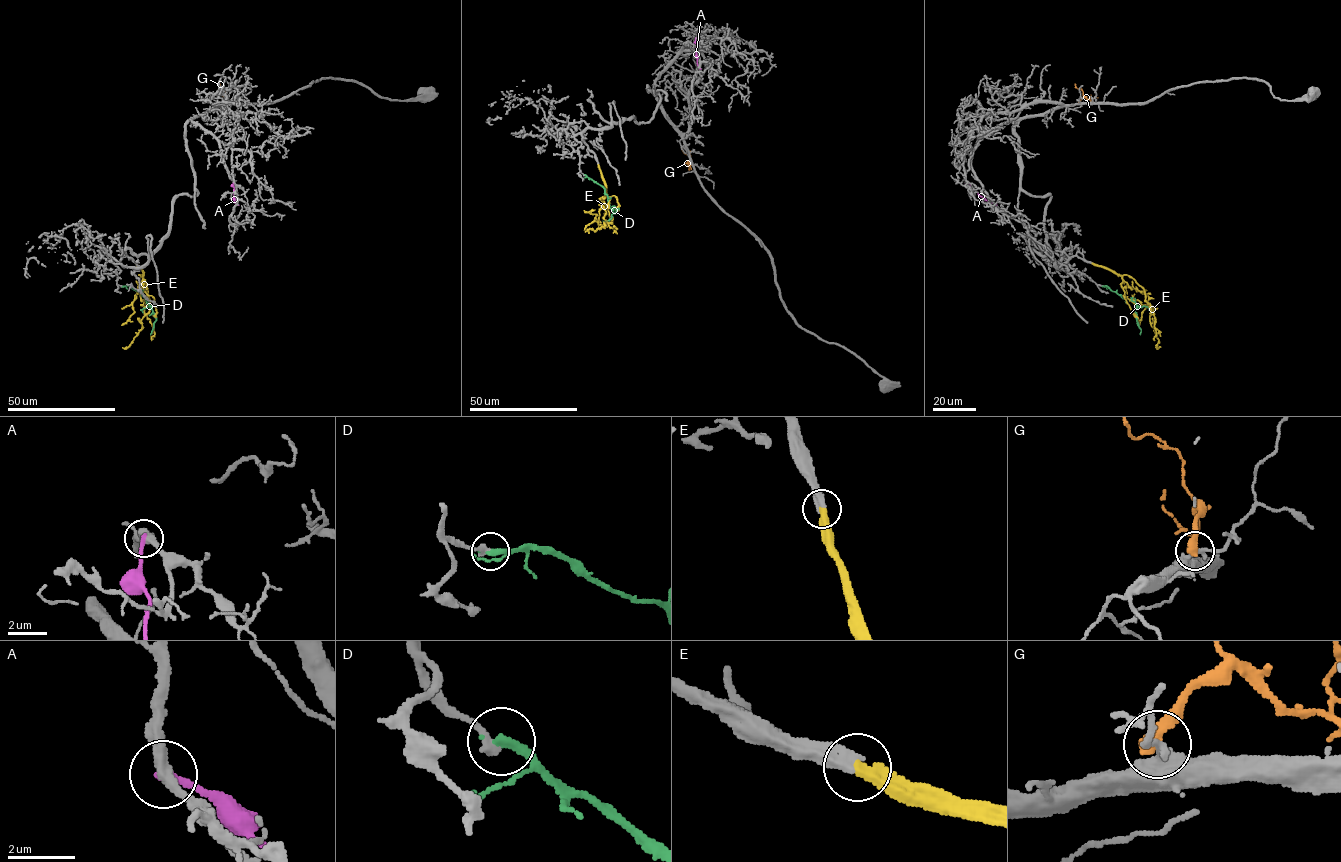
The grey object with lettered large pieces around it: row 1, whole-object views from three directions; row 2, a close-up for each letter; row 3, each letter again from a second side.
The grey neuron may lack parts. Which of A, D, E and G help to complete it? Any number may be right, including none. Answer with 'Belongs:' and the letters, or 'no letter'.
Belongs: E

